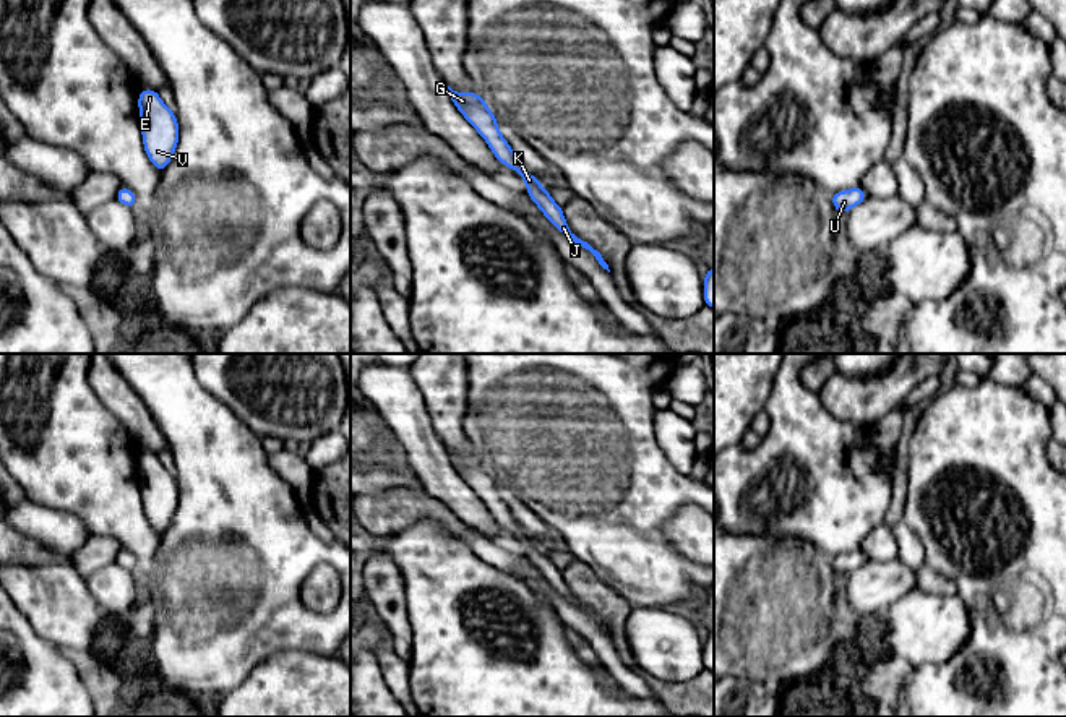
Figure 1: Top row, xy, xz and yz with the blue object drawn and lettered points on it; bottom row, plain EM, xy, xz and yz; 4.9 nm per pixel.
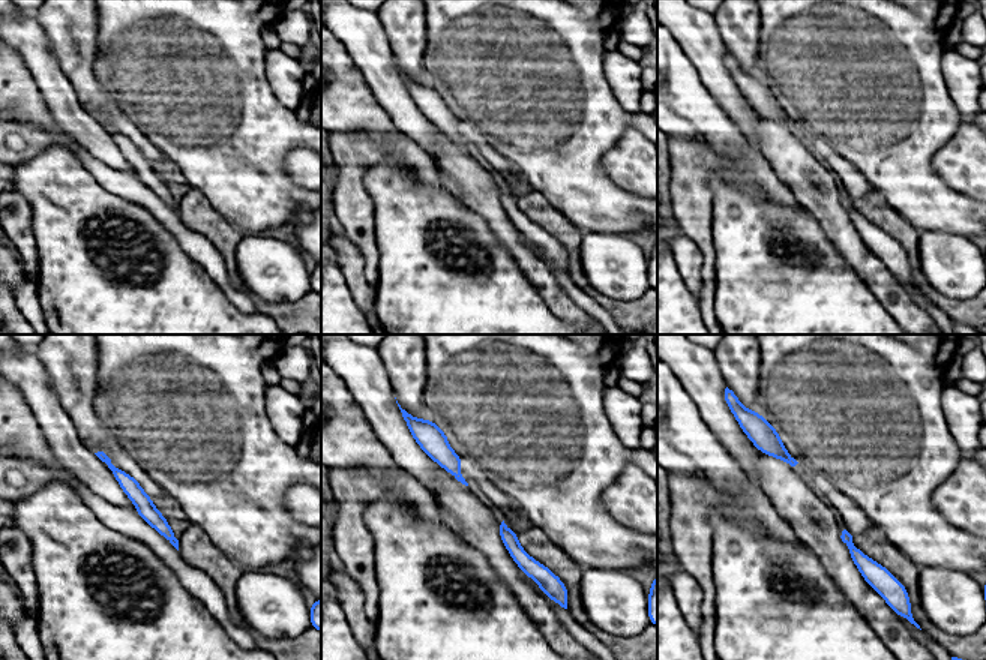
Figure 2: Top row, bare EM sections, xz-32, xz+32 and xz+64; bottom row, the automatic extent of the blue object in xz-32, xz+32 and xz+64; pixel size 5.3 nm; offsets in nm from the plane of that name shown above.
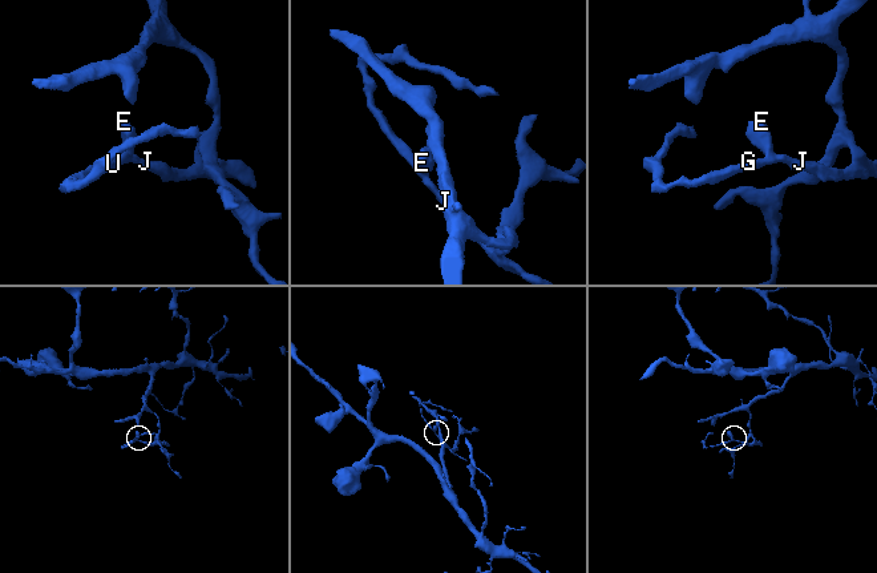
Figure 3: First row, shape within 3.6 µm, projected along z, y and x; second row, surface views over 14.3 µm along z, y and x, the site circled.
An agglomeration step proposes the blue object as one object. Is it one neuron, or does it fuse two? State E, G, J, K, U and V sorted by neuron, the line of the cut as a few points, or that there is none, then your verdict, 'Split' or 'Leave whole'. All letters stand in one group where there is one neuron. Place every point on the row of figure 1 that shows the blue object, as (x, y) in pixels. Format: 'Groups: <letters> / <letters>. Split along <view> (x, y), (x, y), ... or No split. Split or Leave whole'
Groups: E G J K U V. No split. Leave whole

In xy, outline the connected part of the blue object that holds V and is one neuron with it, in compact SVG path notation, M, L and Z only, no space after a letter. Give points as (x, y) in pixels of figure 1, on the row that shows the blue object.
M141 89L138 105L144 151L153 165L162 172L178 144L175 114L161 101L154 89Z

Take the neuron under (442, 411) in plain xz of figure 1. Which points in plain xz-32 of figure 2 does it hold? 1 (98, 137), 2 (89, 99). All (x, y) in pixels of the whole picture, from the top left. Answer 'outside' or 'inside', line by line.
1: outside
2: inside

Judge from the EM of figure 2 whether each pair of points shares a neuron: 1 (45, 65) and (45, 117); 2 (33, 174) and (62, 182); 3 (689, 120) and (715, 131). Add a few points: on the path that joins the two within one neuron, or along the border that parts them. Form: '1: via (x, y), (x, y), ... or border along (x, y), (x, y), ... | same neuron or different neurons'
1: via (44, 78), (44, 104) | same neuron
2: via (41, 179), (54, 179) | same neuron
3: via (695, 120), (704, 120), (709, 125) | same neuron

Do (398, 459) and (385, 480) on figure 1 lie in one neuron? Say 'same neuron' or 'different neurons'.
different neurons

